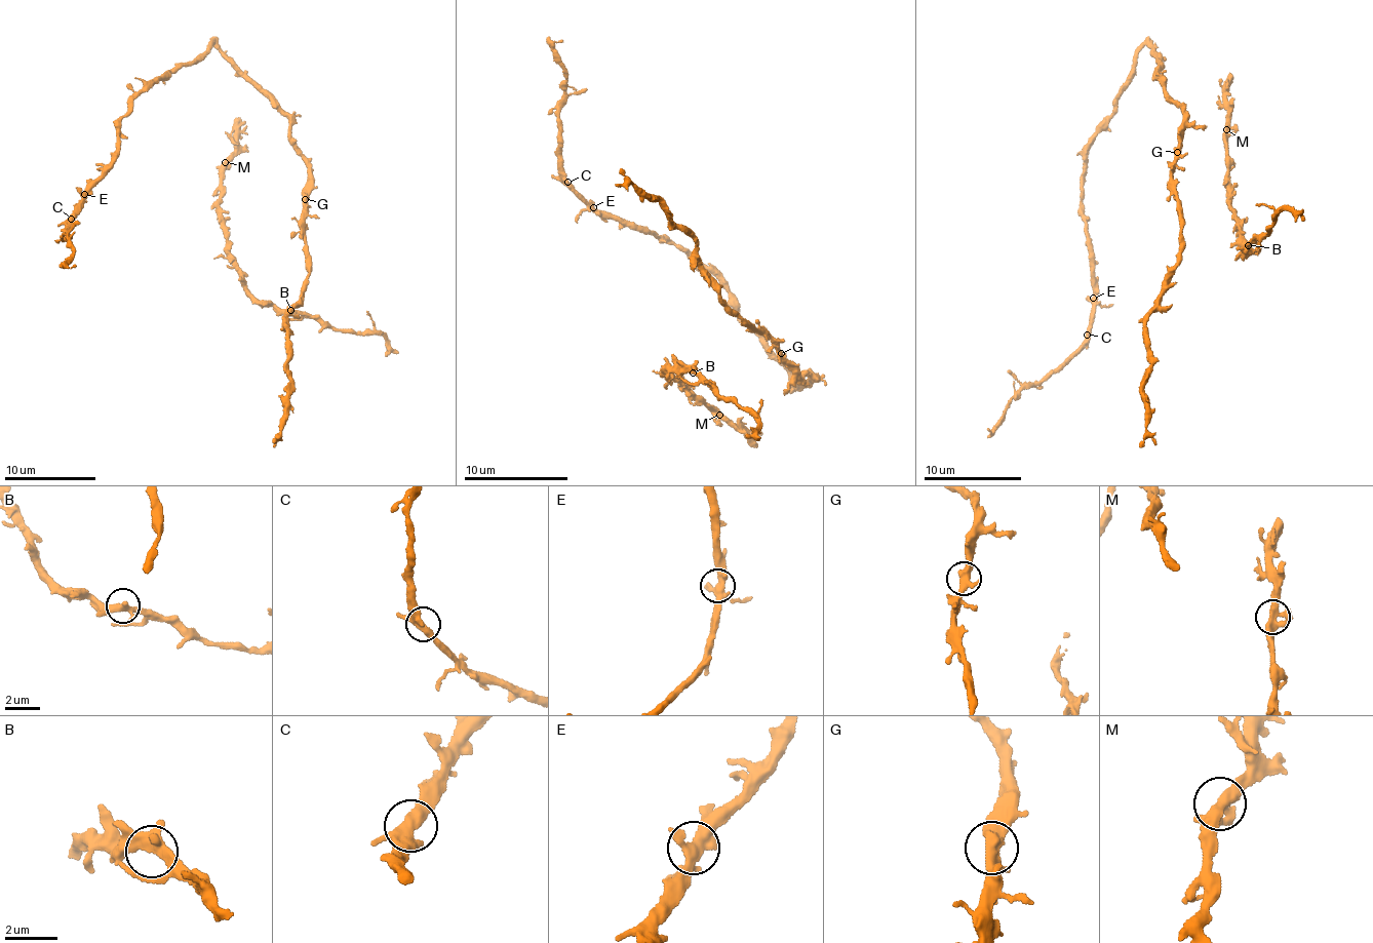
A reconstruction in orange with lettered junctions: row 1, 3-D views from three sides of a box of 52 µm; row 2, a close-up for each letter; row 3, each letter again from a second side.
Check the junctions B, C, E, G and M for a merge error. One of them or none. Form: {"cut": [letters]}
{"cut": []}

